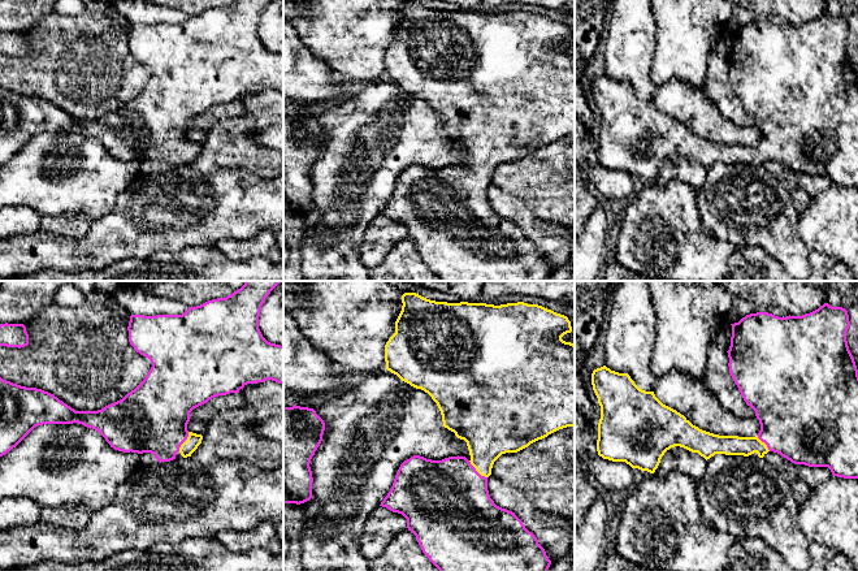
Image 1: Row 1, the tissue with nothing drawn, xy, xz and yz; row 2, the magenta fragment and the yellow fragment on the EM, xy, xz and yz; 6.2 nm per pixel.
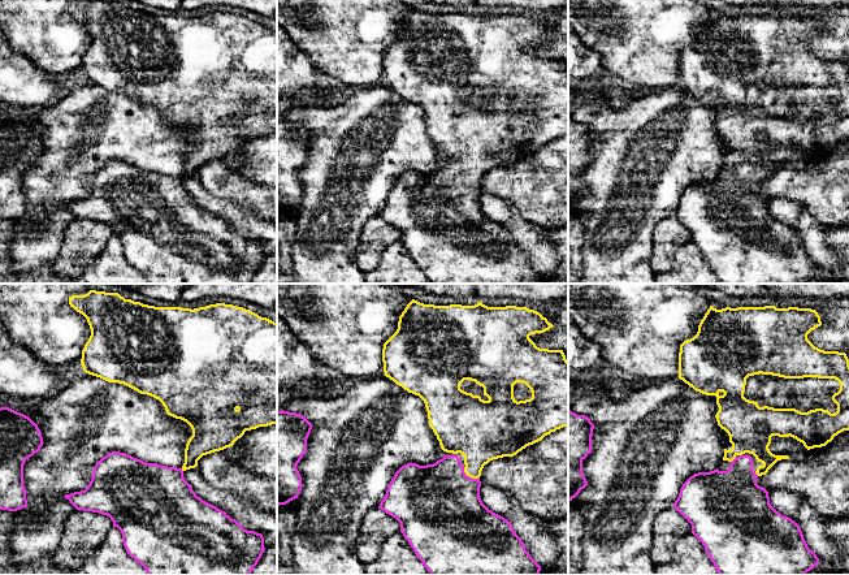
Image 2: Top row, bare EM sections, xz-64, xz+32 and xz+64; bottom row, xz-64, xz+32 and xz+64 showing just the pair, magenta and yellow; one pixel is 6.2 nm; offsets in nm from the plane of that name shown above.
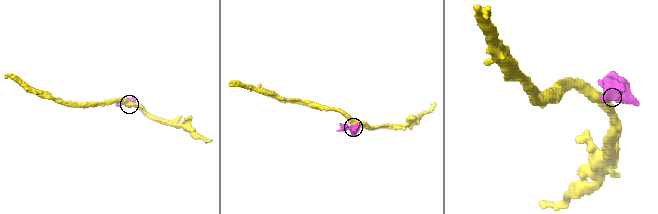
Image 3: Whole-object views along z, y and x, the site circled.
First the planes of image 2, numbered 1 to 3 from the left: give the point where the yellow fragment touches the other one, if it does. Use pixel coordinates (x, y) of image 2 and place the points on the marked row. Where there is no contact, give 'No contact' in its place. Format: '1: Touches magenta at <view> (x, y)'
1: Touches magenta at xz-64 (181, 470)
2: Touches magenta at xz+32 (468, 476)
3: Touches magenta at xz+64 (733, 459)

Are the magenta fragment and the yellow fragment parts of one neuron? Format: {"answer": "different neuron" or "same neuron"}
{"answer": "same neuron"}

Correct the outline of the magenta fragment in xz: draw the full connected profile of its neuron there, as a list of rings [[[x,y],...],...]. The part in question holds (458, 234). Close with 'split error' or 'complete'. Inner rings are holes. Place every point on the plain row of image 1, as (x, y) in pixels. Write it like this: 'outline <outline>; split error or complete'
outline [[[404,1],[402,12],[402,20],[395,30],[395,42],[385,53],[386,78],[396,83],[402,90],[424,99],[432,105],[441,120],[443,135],[467,151],[471,168],[468,169],[465,165],[459,164],[442,169],[432,169],[420,164],[411,165],[400,173],[393,195],[380,215],[402,222],[407,228],[407,237],[416,245],[422,261],[441,281],[547,281],[551,269],[546,264],[545,258],[515,221],[494,212],[489,204],[488,186],[491,183],[494,170],[502,163],[517,161],[559,138],[575,135],[575,53],[562,48],[564,43],[572,40],[571,30],[564,23],[524,10],[500,14],[468,10],[447,12],[430,9],[416,1]]]; split error

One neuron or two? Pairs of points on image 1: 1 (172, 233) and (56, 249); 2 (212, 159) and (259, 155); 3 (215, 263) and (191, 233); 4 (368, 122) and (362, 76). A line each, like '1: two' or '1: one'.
1: one
2: one
3: two
4: two

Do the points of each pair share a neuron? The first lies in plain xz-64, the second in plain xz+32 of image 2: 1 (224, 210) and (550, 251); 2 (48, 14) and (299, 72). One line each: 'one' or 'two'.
1: one
2: two

